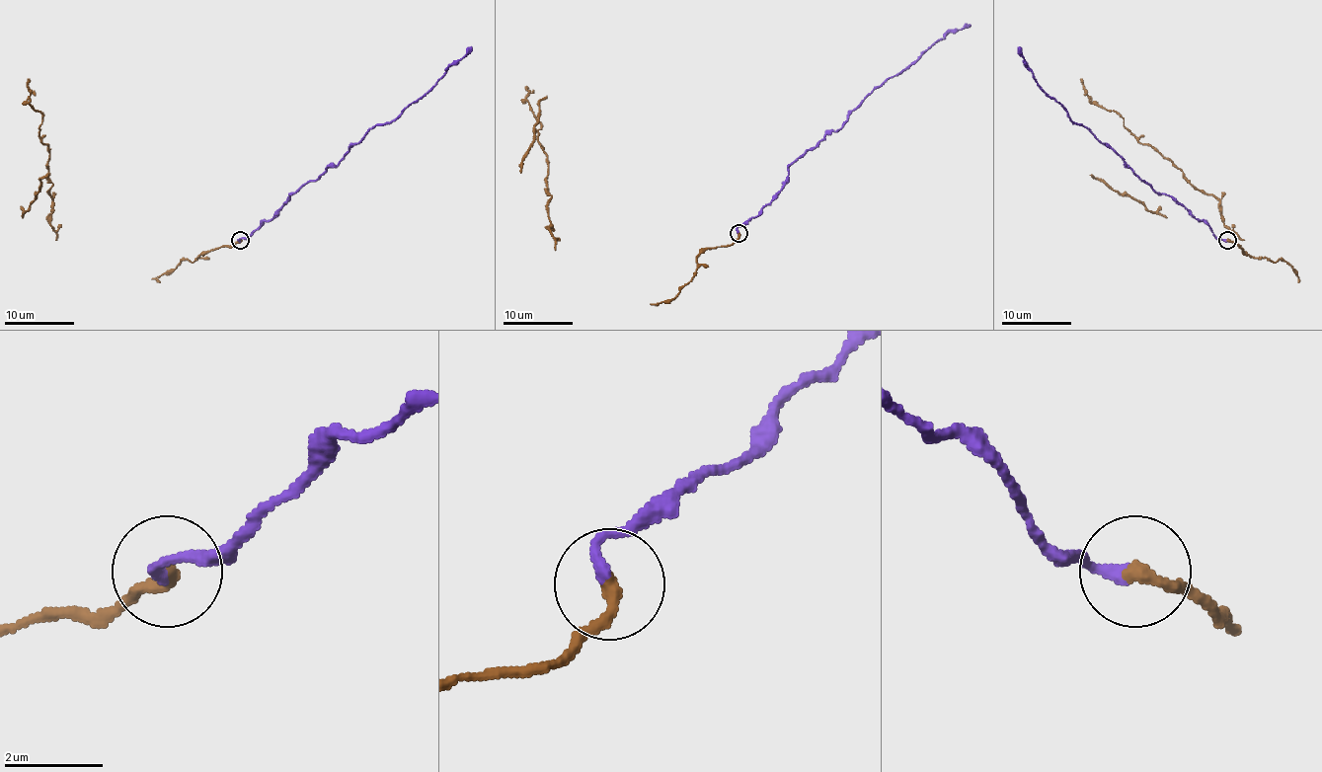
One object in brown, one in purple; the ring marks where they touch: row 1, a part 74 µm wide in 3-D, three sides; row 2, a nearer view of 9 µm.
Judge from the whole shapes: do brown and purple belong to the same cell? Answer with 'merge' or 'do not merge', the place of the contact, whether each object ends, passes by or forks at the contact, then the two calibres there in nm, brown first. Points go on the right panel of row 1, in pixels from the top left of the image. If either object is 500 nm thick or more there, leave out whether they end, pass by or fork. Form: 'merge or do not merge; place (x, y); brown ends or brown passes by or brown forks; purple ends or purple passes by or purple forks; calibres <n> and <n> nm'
do not merge; place (1227, 240); brown ends; purple ends; calibres 300 and 240 nm

